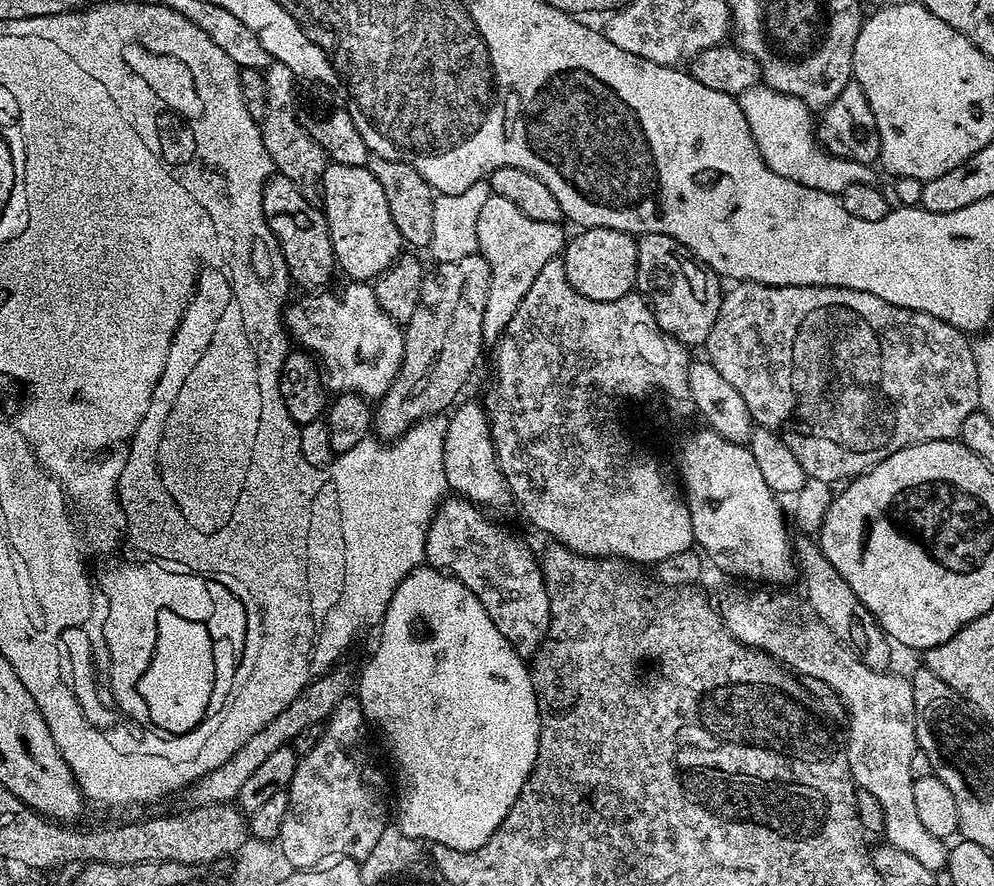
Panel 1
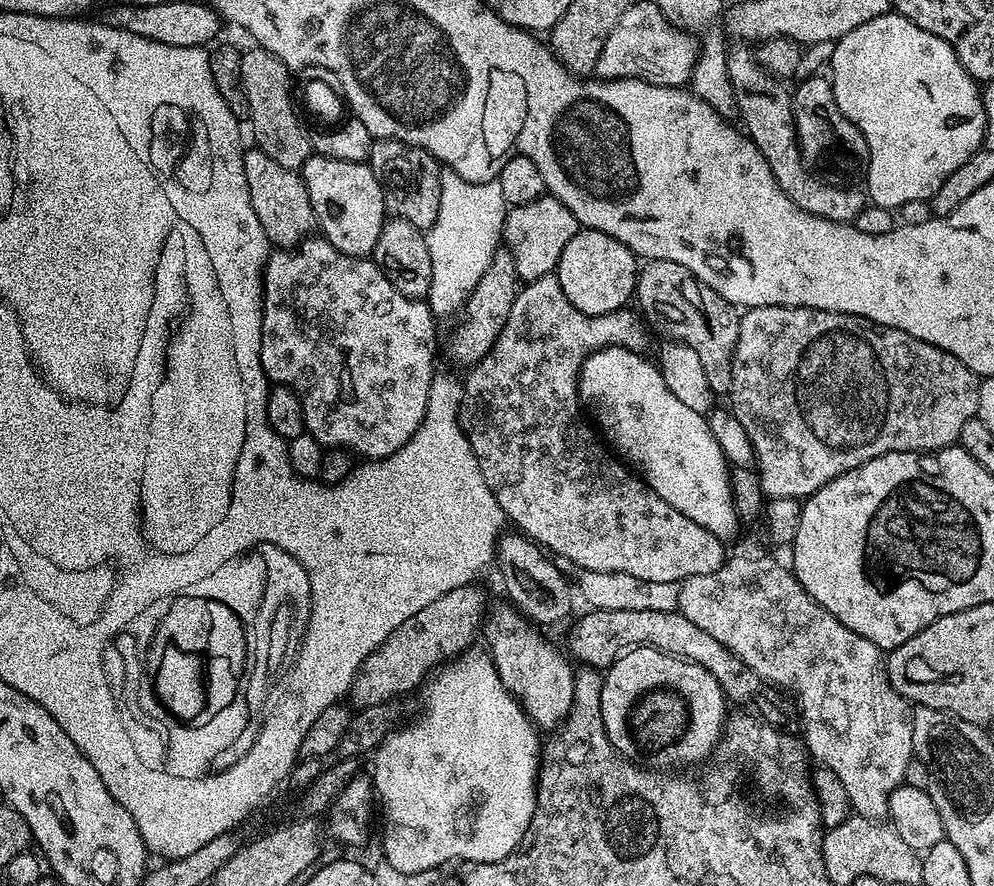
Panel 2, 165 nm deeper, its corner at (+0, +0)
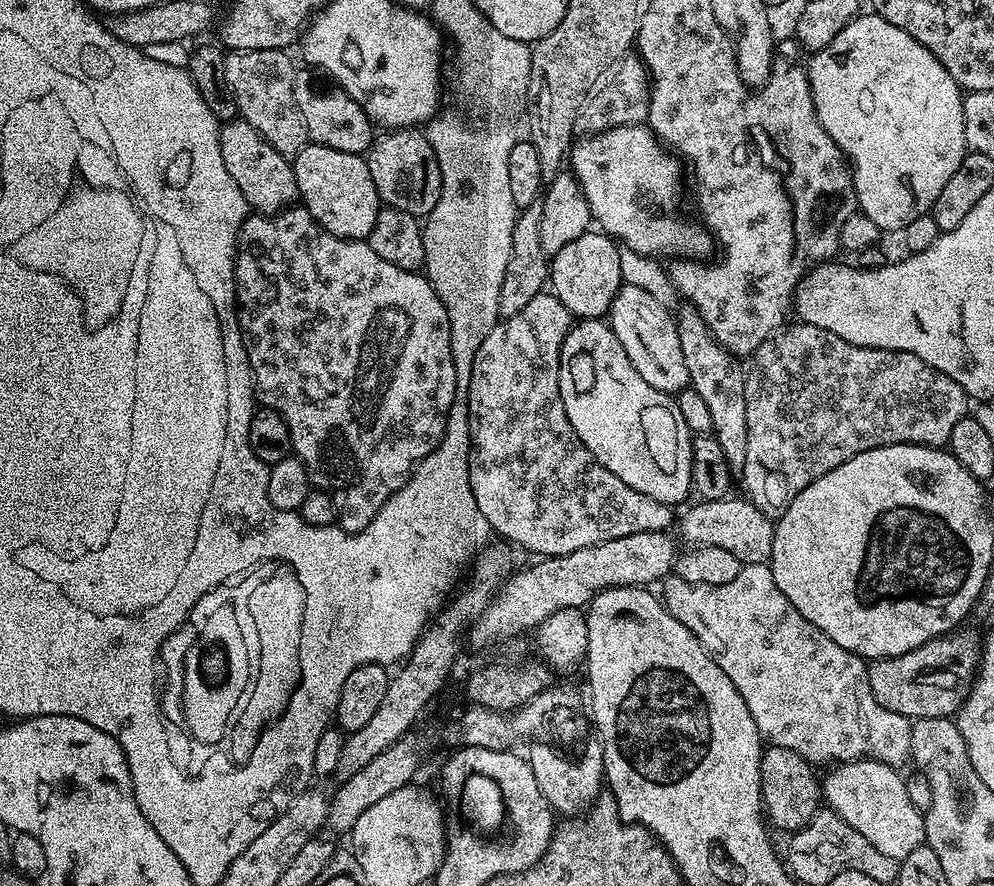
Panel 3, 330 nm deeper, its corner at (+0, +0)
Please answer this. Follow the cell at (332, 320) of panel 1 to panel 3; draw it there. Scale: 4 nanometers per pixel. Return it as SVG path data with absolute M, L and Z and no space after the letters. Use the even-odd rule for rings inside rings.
M289 206L285 208L284 211L277 212L274 216L249 214L244 220L244 225L240 227L240 233L236 239L236 317L240 319L240 333L244 339L246 354L250 362L255 399L259 401L263 407L273 408L278 414L282 414L282 418L290 430L292 452L296 459L301 460L301 462L308 467L308 474L312 481L313 489L328 492L331 496L333 504L336 507L339 527L343 528L346 532L362 531L363 528L370 524L374 518L374 514L378 514L380 507L408 481L409 473L415 469L416 465L419 464L420 461L425 460L425 458L438 447L442 442L445 430L448 428L450 406L456 397L456 367L454 366L454 358L450 354L450 322L448 321L448 311L442 306L438 294L432 288L432 283L428 281L427 275L421 274L420 272L402 270L398 266L393 266L391 262L386 262L386 258L378 258L378 254L374 254L372 247L365 241L343 240L334 234L330 234L310 215L307 208L303 206Z

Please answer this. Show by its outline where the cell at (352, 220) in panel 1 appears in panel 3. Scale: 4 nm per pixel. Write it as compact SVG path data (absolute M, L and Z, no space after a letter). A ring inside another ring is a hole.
M309 142L292 160L292 169L303 207L327 232L343 240L367 241L382 205L363 155L346 154L342 150L330 150Z

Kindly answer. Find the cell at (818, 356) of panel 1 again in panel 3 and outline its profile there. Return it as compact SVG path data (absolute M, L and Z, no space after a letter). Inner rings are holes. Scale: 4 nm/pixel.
M796 322L793 328L788 326L769 336L762 347L751 357L750 363L752 363L752 372L750 368L744 381L746 386L746 462L742 475L744 475L744 488L748 491L745 492L747 499L751 500L754 506L758 506L762 514L773 518L779 518L790 506L790 502L794 502L794 498L798 498L798 494L802 494L802 490L810 486L810 482L822 478L822 474L834 470L834 466L842 466L842 462L854 458L854 454L862 454L866 450L874 450L878 446L887 444L924 444L928 448L944 448L950 438L950 430L954 430L954 426L958 426L960 419L969 415L970 412L968 408L970 398L964 393L962 386L958 386L954 378L934 370L934 366L926 366L922 358L914 358L914 354L909 352L859 348L838 338L838 334L830 334L830 330L810 326L803 322Z

